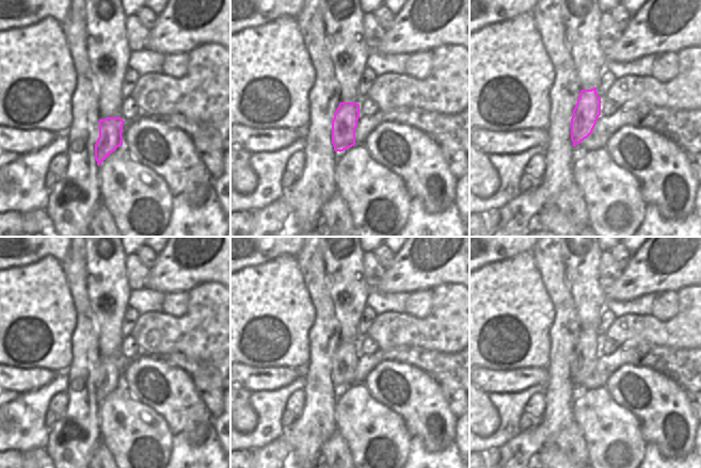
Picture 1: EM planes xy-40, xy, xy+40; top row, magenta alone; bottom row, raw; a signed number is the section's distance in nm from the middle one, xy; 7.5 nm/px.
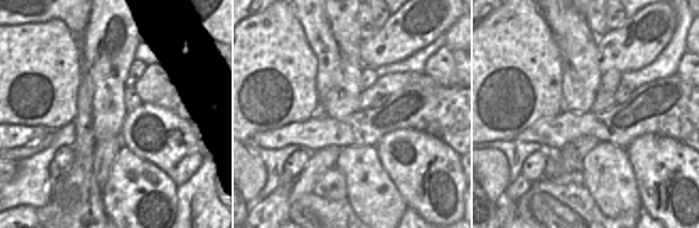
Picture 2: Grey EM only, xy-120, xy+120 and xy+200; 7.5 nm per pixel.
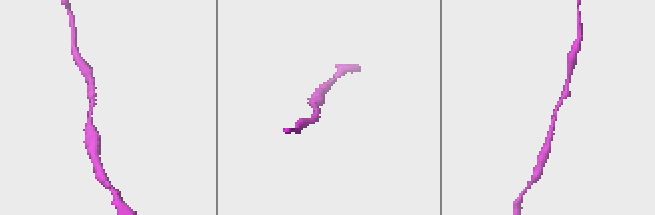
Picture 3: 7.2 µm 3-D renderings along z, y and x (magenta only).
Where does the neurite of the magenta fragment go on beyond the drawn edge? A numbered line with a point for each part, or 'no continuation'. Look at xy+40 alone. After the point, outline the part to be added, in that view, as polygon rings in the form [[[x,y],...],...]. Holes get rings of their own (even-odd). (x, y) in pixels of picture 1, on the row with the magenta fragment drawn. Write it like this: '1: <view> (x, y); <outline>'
no continuation

